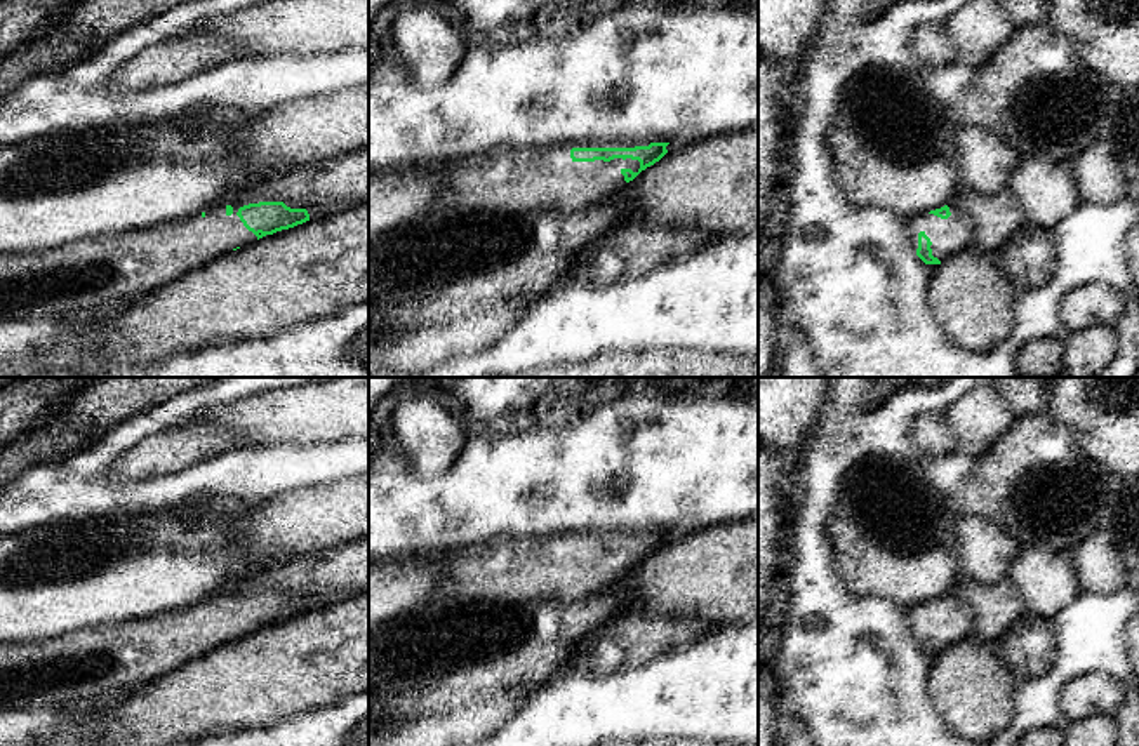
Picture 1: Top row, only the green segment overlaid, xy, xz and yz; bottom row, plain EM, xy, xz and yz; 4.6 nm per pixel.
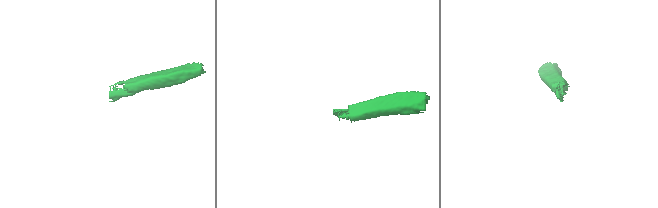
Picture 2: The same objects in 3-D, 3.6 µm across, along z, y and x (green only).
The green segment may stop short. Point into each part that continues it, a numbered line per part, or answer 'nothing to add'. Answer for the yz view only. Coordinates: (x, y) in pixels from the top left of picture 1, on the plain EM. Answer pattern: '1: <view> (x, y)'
1: yz (952, 625)

